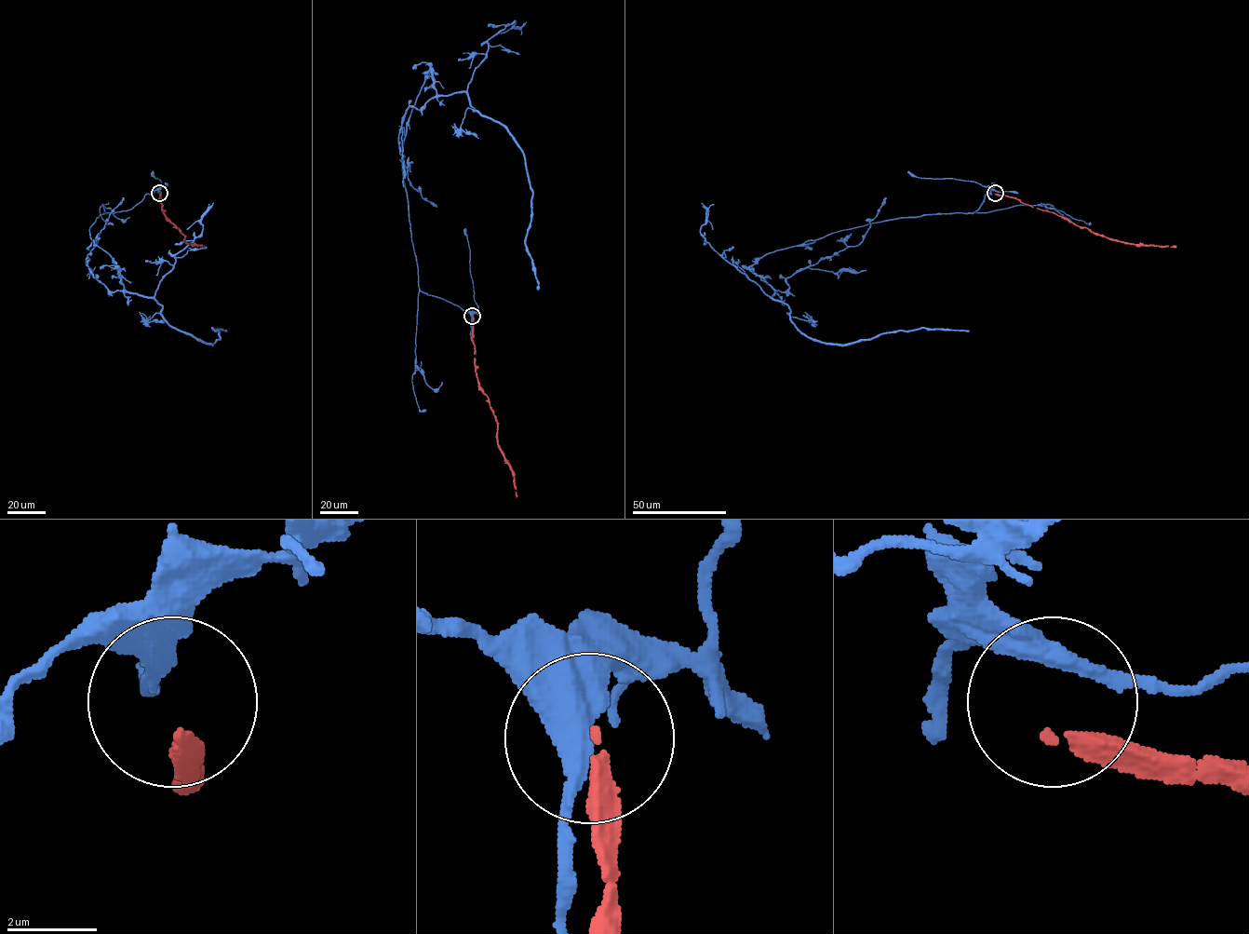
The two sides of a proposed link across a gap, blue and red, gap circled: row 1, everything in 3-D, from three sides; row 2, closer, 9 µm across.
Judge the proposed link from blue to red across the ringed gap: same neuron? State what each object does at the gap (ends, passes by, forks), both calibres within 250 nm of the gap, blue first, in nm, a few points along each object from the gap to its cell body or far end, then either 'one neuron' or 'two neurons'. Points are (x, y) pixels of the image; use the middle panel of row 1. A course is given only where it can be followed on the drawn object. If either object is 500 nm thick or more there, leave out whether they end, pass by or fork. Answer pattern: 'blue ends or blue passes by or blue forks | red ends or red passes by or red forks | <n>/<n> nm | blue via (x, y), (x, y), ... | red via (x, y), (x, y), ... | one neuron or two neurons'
blue passes by | red ends | 440/180 nm | blue via (472, 316), (419, 286), (402, 154), (431, 70), (437, 94), (465, 92), (524, 156), (537, 290) | red via (473, 316), (476, 373), (496, 421), (500, 451), (510, 466), (517, 497) | two neurons

